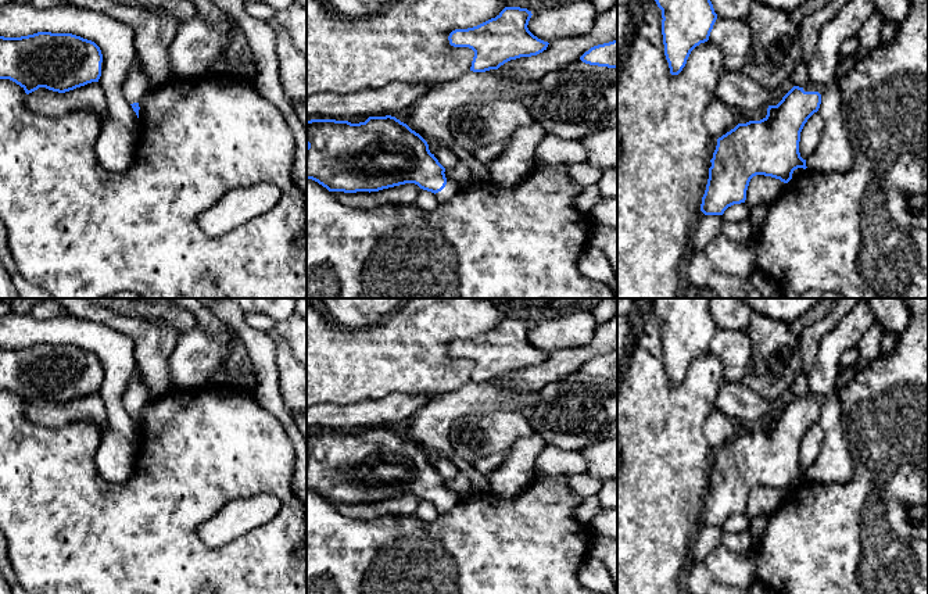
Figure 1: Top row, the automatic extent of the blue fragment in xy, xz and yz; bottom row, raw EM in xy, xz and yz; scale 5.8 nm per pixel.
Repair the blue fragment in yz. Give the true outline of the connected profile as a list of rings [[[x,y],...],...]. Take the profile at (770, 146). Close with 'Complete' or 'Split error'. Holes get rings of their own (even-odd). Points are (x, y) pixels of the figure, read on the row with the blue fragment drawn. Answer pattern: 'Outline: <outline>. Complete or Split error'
Outline: [[[813,80],[803,87],[793,86],[777,105],[768,105],[763,119],[738,124],[719,137],[701,211],[705,215],[723,215],[728,207],[745,203],[749,182],[756,175],[788,183],[795,169],[806,169],[806,160],[799,153],[800,132],[807,119],[818,111],[823,94],[824,86]]]. Split error

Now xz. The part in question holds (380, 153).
Outline: [[[369,117],[365,122],[351,124],[336,119],[307,121],[307,179],[329,192],[379,192],[415,183],[431,192],[438,204],[448,203],[462,185],[445,178],[445,168],[430,153],[427,142],[395,117]]]. Split error

